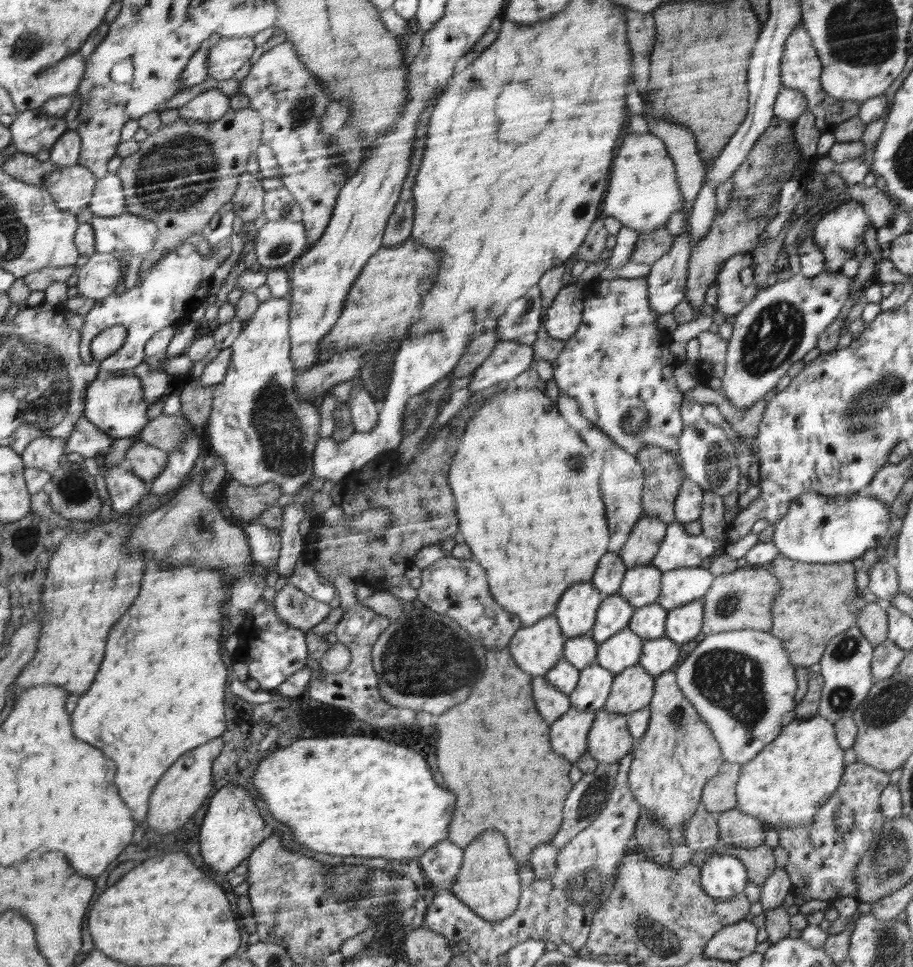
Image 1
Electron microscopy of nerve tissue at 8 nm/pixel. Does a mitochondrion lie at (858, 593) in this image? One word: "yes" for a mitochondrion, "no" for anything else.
no

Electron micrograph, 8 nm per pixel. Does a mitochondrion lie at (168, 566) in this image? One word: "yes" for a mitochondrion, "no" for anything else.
no

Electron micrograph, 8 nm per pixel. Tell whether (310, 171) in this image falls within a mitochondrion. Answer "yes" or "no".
no

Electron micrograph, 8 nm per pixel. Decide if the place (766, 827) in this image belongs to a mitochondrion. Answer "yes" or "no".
no

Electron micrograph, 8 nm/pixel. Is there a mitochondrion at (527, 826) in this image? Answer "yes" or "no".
no

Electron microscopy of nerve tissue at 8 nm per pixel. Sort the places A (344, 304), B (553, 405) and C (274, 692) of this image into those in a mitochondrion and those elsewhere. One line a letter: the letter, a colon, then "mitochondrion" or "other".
A: other
B: other
C: other

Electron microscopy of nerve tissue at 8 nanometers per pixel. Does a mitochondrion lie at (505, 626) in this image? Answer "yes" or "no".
no

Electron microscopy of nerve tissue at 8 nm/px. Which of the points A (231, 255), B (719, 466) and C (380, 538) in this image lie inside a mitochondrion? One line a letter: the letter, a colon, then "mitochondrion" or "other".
A: other
B: mitochondrion
C: other

